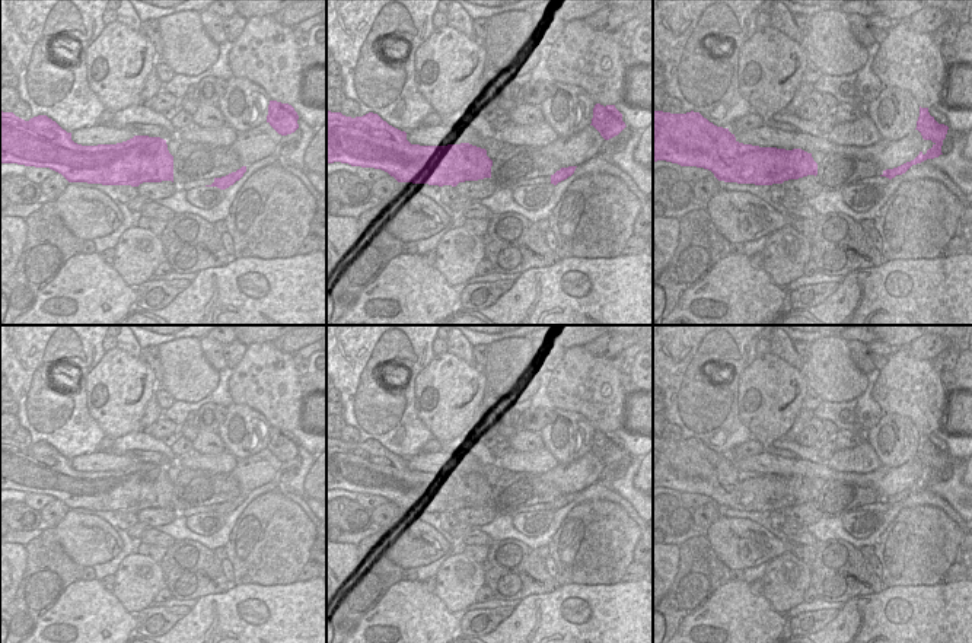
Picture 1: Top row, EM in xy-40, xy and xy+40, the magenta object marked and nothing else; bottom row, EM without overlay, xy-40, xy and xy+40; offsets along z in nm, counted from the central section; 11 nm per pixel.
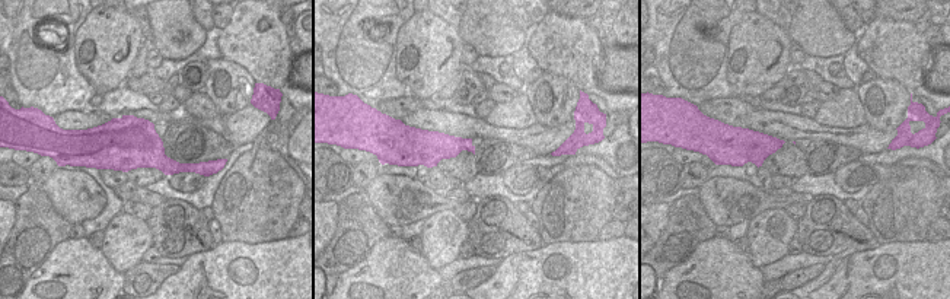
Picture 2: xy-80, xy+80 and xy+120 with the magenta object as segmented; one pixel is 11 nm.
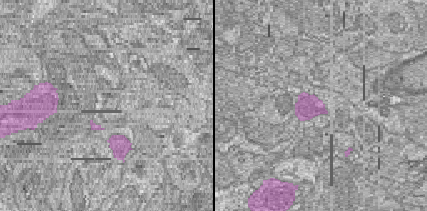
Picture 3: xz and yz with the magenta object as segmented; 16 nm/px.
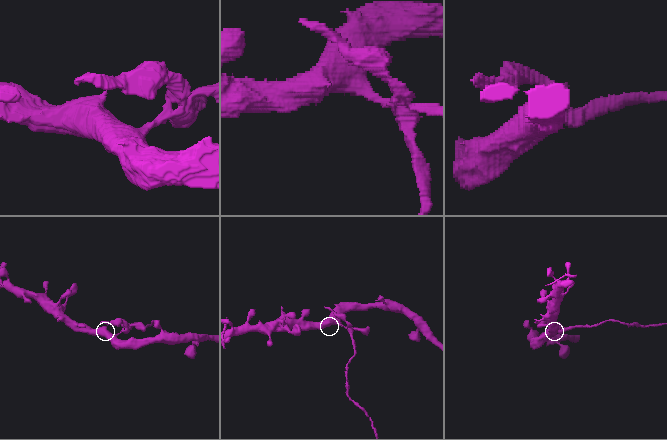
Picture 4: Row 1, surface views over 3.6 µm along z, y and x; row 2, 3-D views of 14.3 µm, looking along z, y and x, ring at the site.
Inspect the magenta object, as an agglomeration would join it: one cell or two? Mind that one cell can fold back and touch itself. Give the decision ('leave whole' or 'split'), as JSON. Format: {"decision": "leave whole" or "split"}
{"decision": "split"}

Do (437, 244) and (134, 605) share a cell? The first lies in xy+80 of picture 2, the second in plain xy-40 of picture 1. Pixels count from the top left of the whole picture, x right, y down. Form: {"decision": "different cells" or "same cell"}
{"decision": "same cell"}

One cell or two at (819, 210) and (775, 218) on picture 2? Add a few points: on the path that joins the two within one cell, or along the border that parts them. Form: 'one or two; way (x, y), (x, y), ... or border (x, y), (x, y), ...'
two; border (797, 222), (794, 237)

